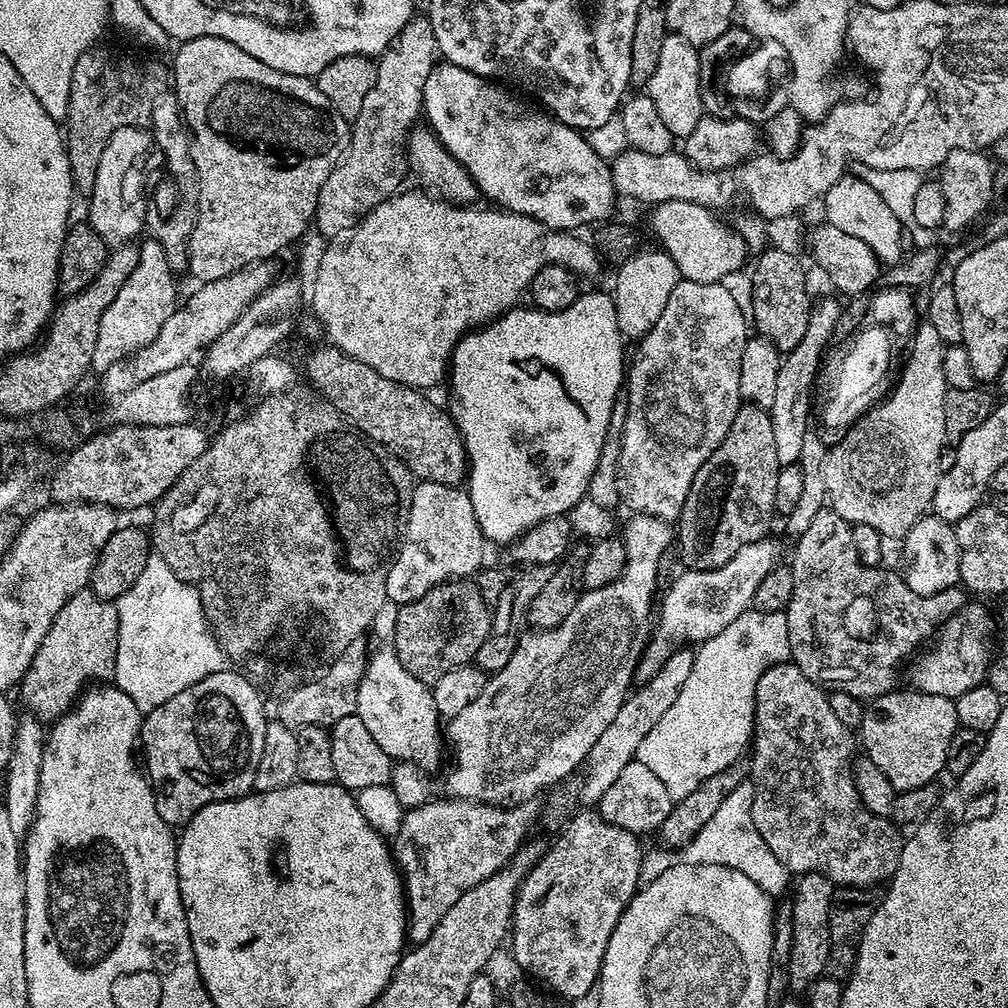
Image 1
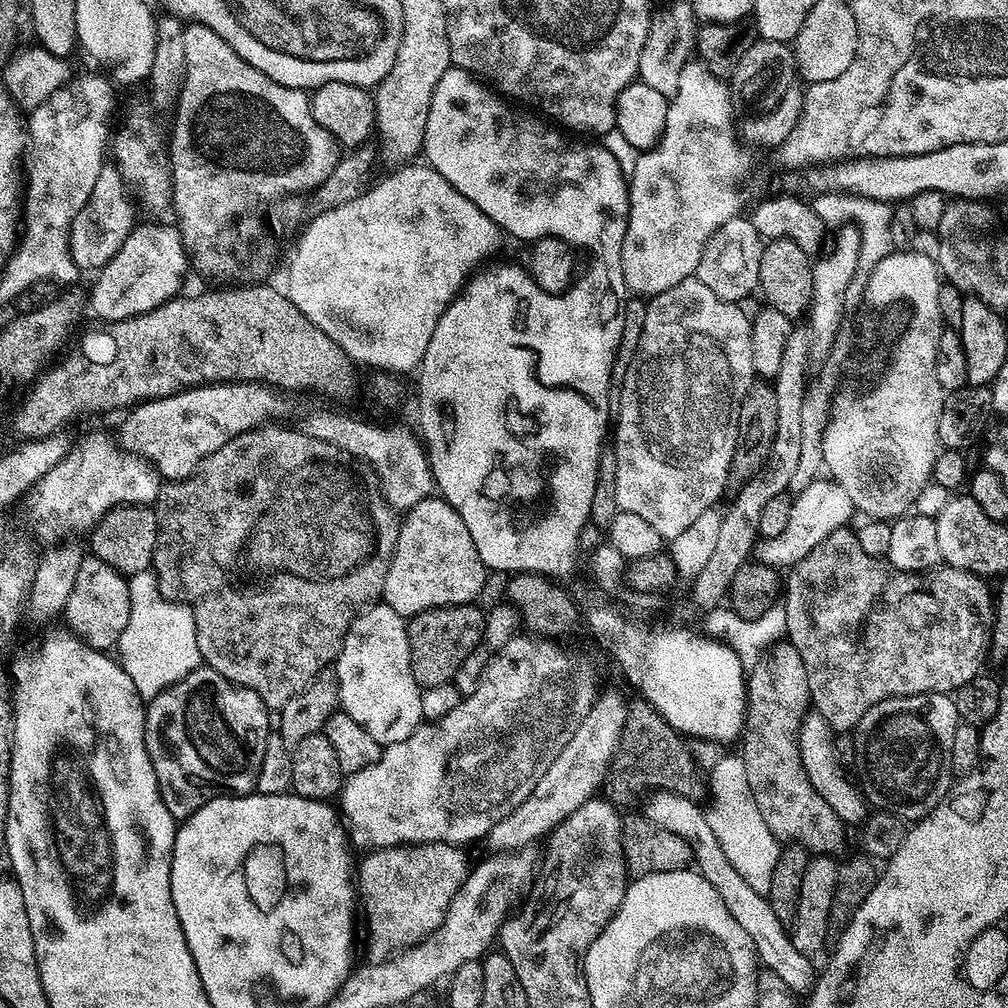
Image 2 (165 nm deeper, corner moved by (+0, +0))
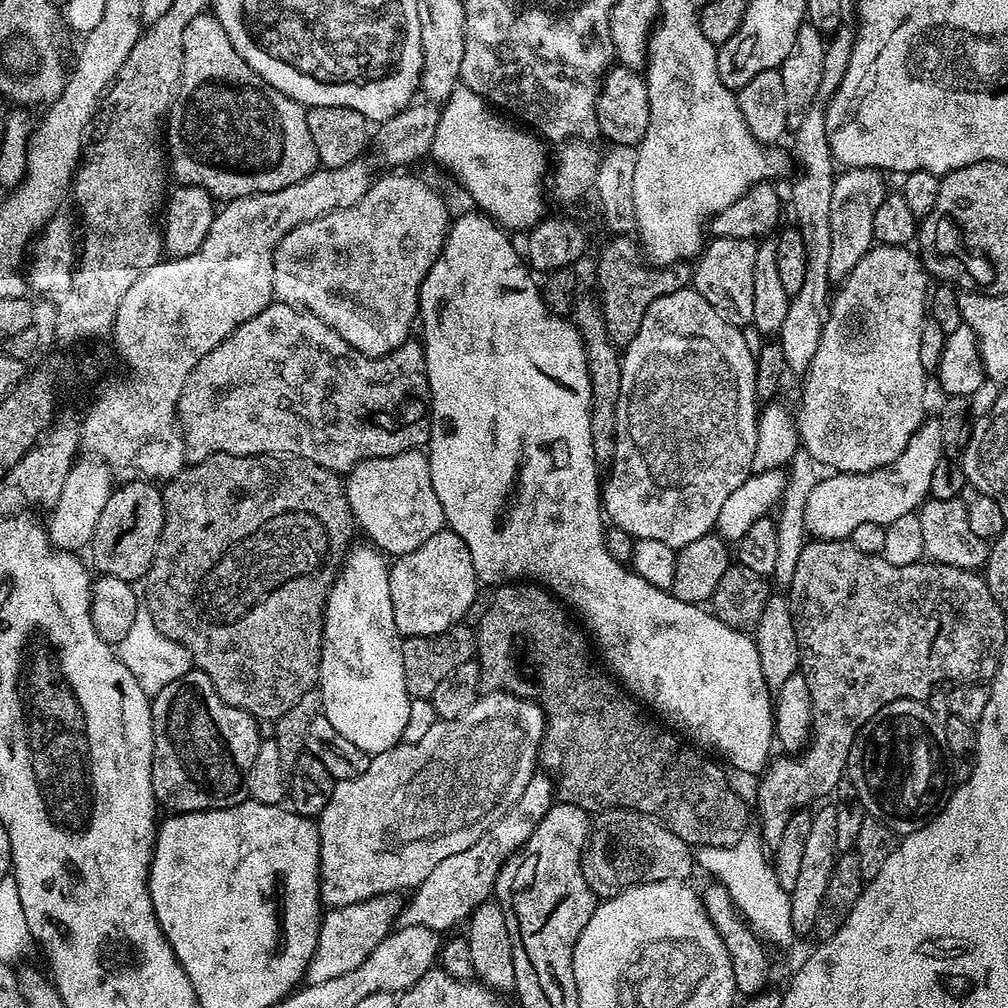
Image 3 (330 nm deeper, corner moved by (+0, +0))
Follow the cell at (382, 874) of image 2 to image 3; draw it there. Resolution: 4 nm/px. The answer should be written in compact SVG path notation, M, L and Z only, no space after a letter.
M394 892L370 898L366 902L354 902L350 906L328 908L323 913L318 934L318 946L308 963L307 983L317 984L342 974L350 974L366 962L366 958L393 931L402 912L401 897Z

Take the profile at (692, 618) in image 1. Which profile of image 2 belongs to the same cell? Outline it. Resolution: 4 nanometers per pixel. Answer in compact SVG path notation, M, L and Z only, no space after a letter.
M817 478L793 497L789 523L775 538L762 538L753 548L757 563L769 565L777 570L791 568L801 561L827 534L845 527L854 516L854 509L846 490L828 478Z

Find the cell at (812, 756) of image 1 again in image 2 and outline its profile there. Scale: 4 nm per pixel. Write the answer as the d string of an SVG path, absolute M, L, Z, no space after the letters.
M787 642L765 648L746 676L742 729L746 782L750 782L758 814L762 814L777 840L785 845L800 845L809 854L836 858L848 844L849 829L830 810L826 798L810 786L800 757L800 723L808 715L811 703L810 682L806 682L806 666L802 666L798 650Z

